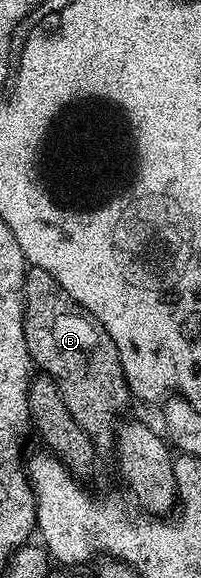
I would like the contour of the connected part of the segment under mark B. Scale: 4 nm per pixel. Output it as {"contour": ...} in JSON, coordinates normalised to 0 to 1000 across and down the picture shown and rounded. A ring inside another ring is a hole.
{"contour":[[[149,462],[129,472],[129,543],[114,559],[164,626],[194,637],[209,633],[204,640],[269,657],[338,715],[358,715],[373,728],[438,747],[493,775],[527,773],[542,766],[552,772],[577,760],[587,716],[657,694],[657,682],[627,663],[577,590],[557,590],[537,569],[517,569],[517,562],[458,540],[403,531],[328,505],[318,493],[299,493],[299,486],[259,479],[259,472],[194,462]]]}

